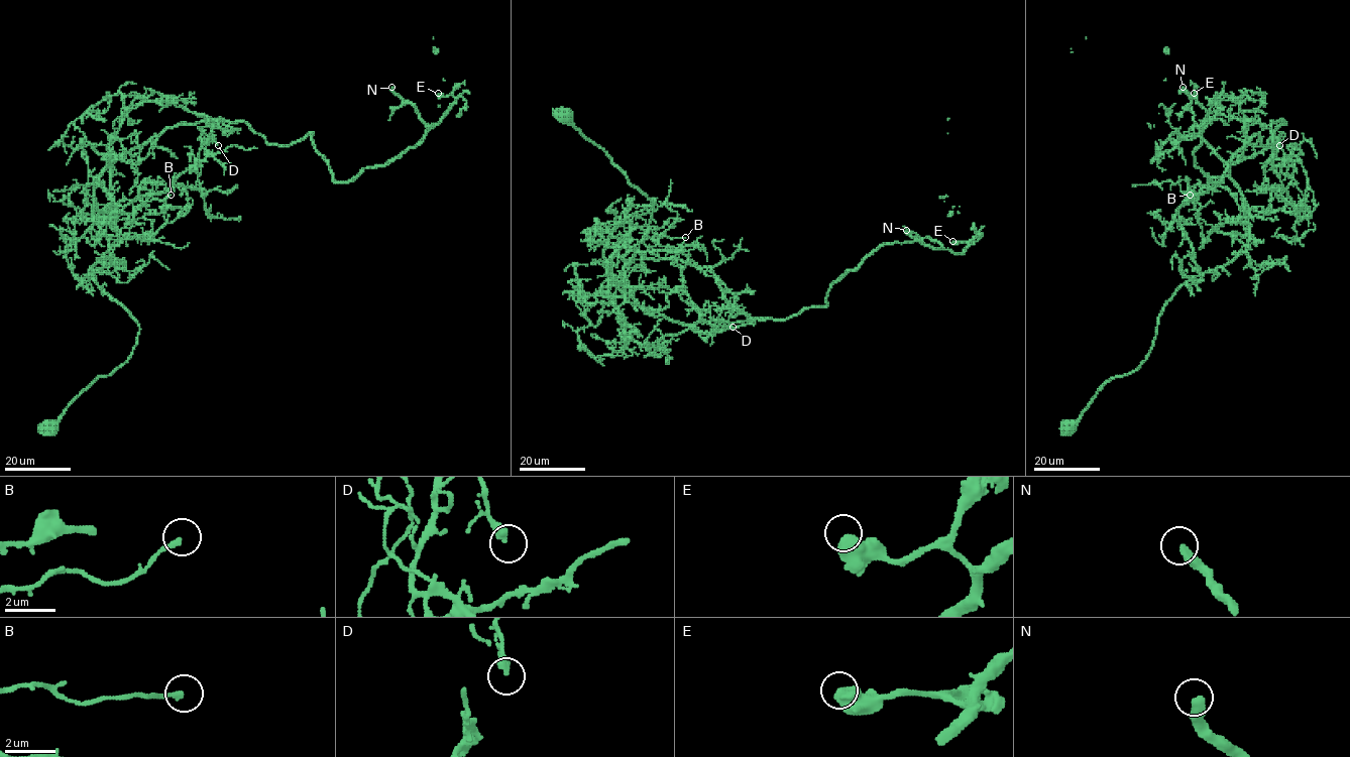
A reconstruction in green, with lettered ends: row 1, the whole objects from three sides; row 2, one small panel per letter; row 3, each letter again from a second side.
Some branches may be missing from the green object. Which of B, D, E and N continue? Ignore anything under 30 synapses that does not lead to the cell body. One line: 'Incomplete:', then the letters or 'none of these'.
Incomplete: N

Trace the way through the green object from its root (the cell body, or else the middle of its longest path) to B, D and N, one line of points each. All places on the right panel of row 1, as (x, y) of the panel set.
B: (1065, 426), (1146, 358), (1183, 284), (1246, 250), (1247, 204), (1227, 175), (1179, 206), (1190, 195)
D: (1065, 426), (1146, 358), (1183, 284), (1246, 250), (1249, 210), (1297, 213), (1271, 161), (1280, 134), (1279, 145)
N: (1065, 426), (1146, 358), (1183, 284), (1246, 250), (1230, 165), (1284, 123), (1213, 181), (1183, 87)

